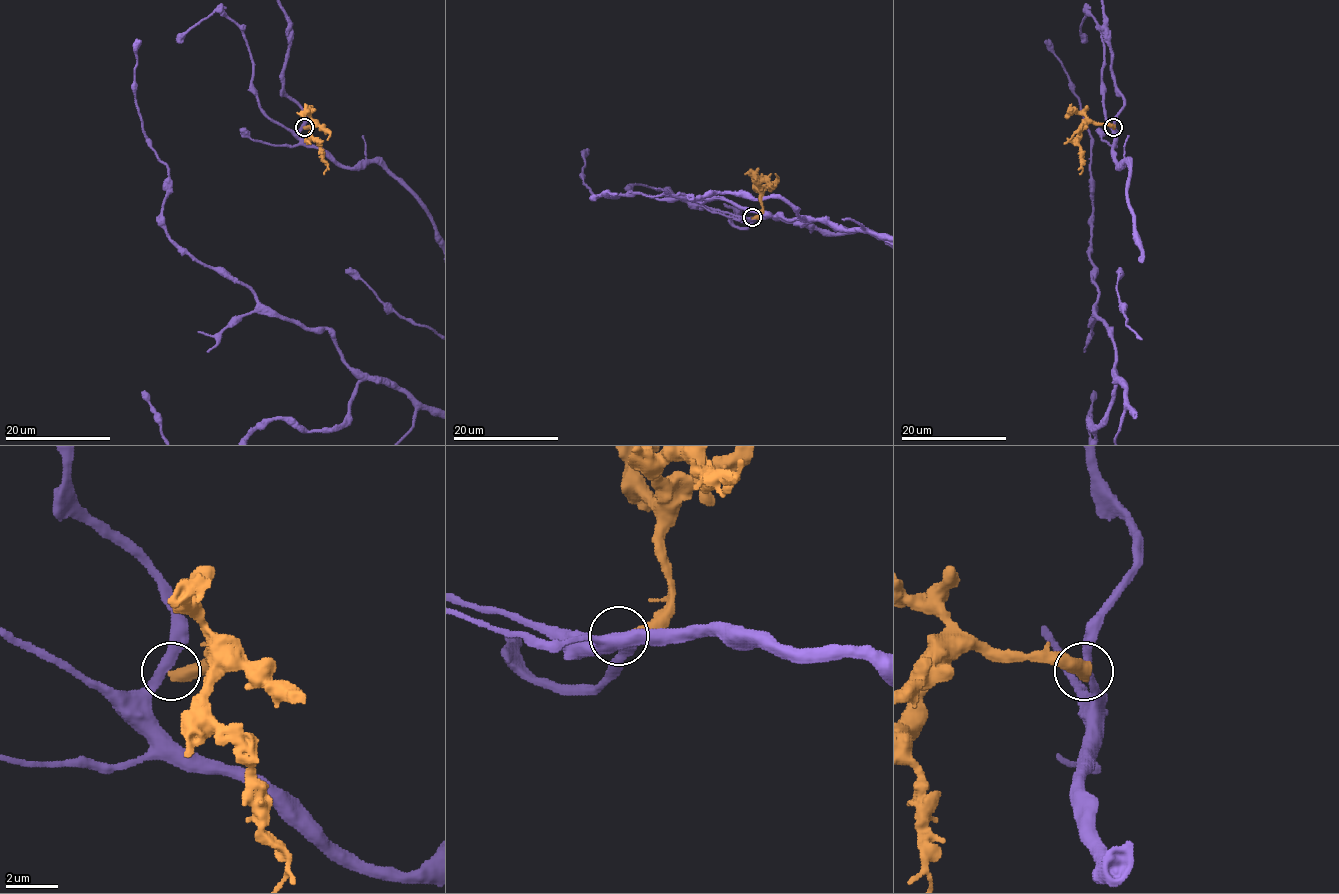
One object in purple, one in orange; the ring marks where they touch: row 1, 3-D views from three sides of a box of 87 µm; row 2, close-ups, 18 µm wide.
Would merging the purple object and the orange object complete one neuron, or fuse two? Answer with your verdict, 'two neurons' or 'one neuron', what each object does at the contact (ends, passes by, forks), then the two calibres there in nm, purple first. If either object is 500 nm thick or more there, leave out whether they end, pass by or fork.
two neurons; purple passes by; orange ends; calibres 320 and 420 nm

